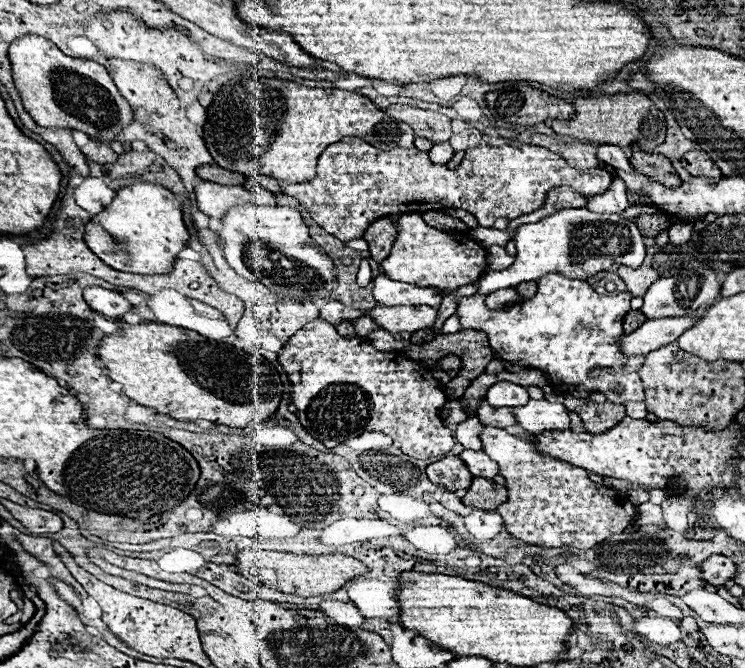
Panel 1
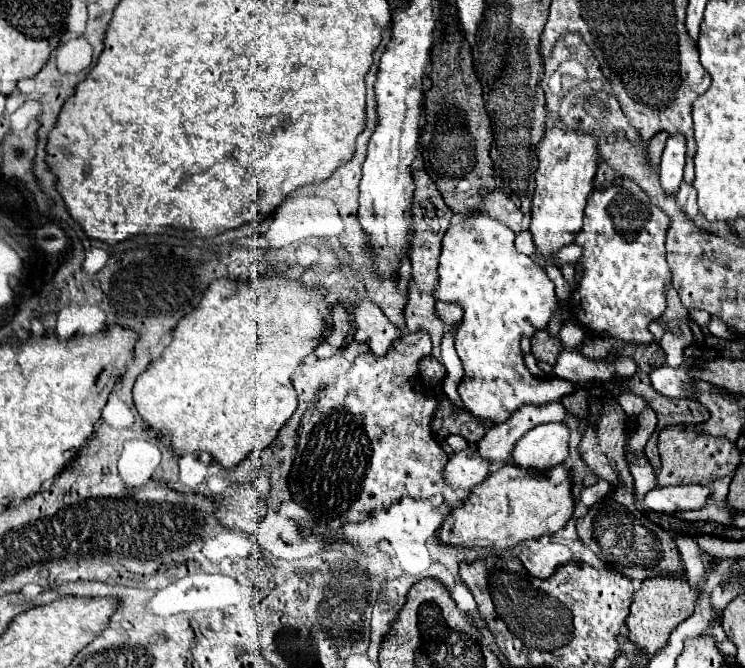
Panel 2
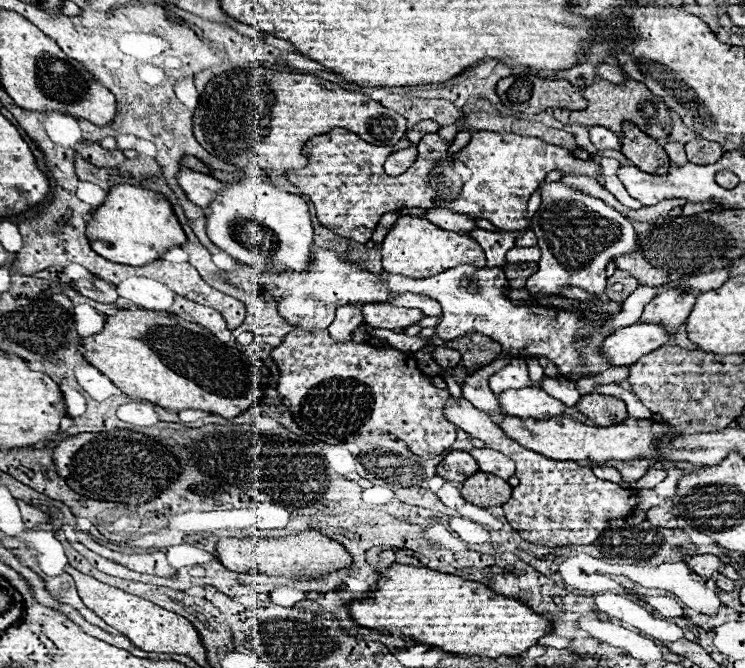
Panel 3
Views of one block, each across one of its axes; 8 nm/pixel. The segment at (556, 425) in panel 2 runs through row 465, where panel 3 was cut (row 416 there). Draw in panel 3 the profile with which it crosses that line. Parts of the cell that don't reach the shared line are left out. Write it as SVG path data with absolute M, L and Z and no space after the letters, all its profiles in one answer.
M530 386L502 392L498 400L504 414L534 420L552 420L556 416L562 416L566 408L560 400L554 400L552 396L542 392L542 388L530 388Z

